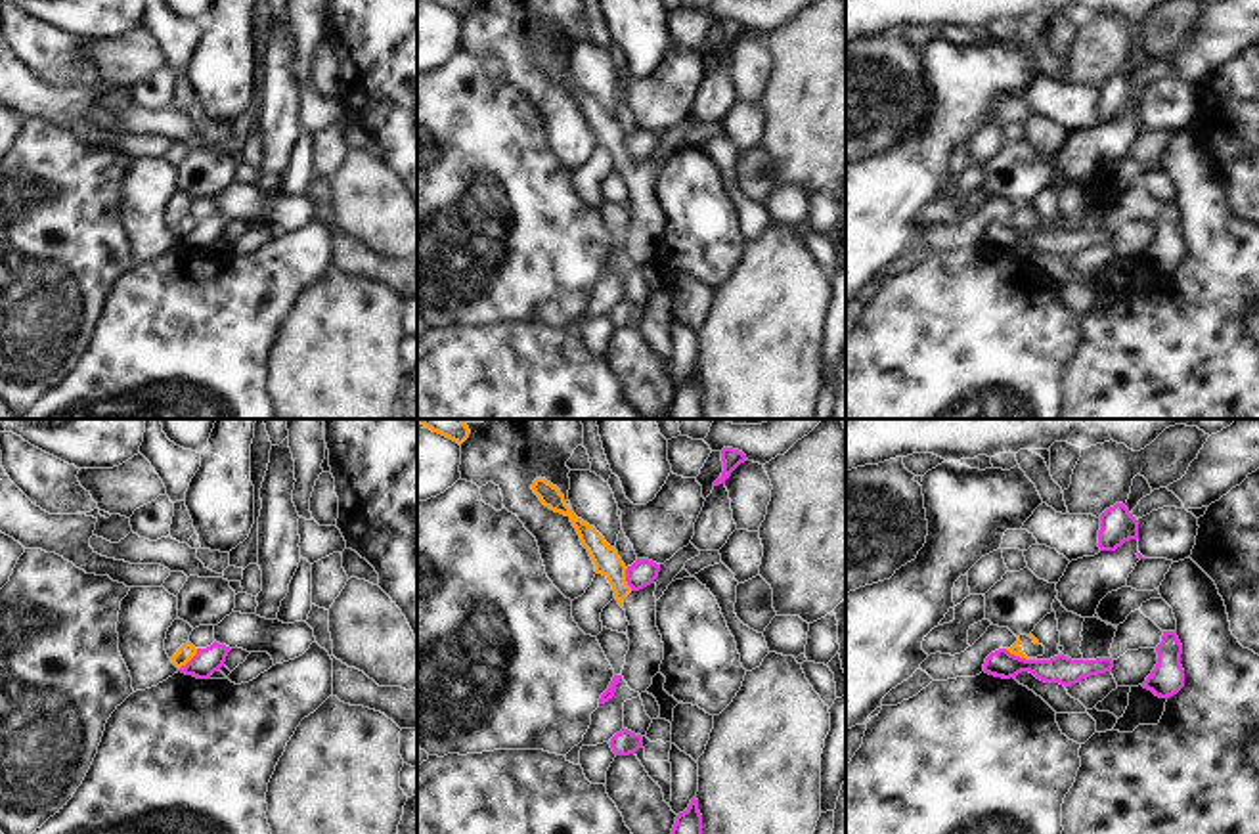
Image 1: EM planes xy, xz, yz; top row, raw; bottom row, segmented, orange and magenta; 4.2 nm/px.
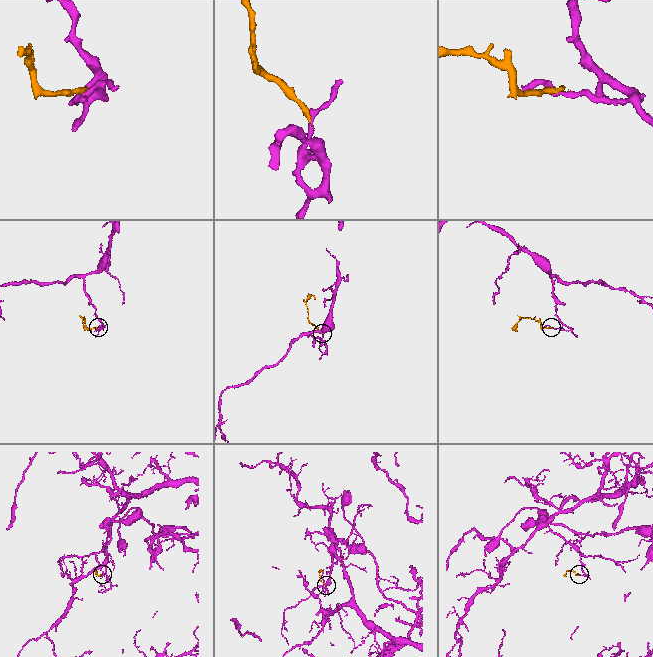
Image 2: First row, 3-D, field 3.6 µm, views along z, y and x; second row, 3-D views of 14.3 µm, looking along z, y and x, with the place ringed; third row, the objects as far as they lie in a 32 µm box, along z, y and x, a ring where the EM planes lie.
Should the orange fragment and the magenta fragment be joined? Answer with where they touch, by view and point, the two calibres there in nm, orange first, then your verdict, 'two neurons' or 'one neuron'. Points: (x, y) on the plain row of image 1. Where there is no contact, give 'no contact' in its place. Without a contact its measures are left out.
xy (188, 232) | 70/110 nm | two neurons

